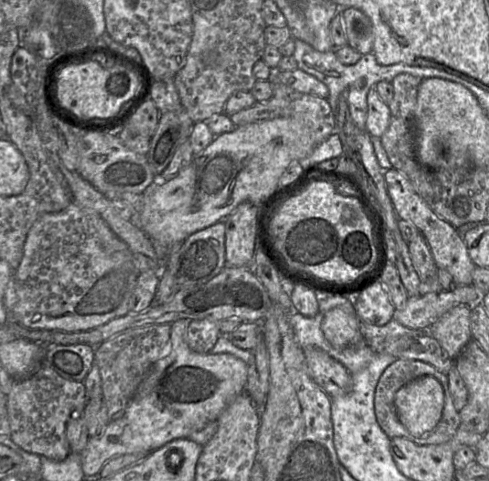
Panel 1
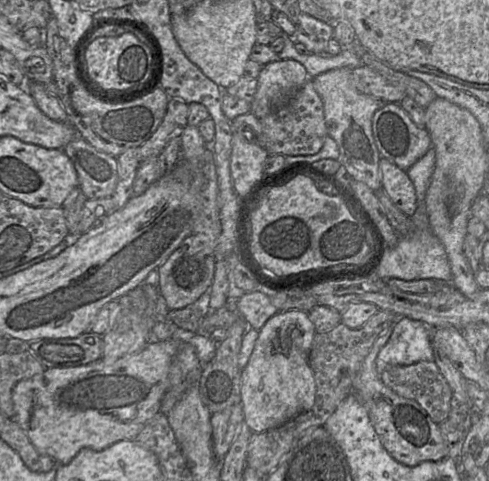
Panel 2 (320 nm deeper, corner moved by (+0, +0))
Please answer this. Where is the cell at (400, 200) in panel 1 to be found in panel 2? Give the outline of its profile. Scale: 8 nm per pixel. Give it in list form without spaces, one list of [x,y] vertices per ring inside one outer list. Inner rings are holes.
[[[380,158],[381,188],[393,204],[408,217],[417,209],[417,198],[413,183],[406,171],[386,158]]]

